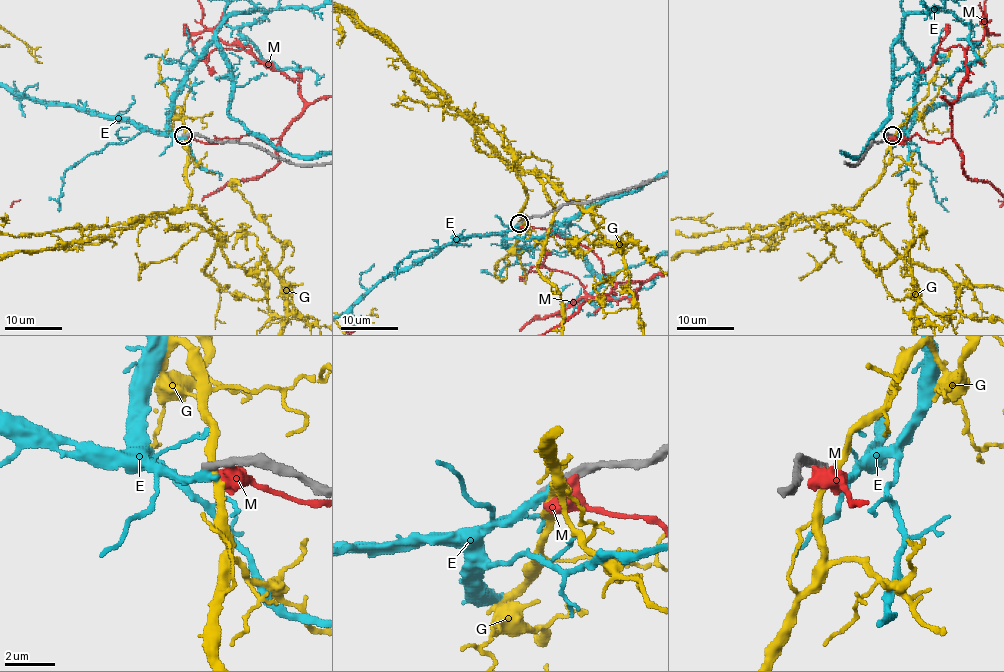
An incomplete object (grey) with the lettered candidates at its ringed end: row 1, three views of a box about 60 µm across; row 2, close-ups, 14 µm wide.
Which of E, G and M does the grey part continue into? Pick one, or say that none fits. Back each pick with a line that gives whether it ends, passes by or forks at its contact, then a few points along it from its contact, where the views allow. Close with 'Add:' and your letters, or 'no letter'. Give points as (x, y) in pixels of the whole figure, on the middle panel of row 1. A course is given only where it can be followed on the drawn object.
Add: no letter

